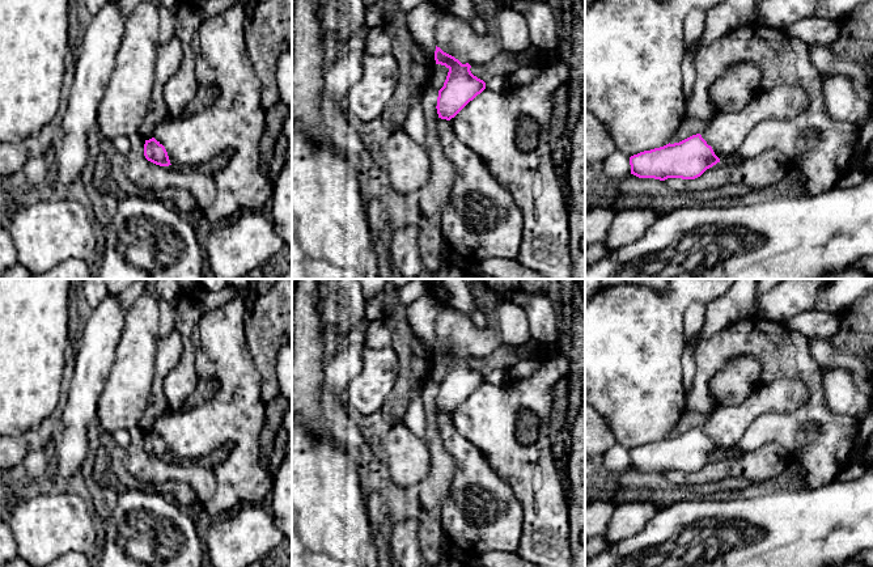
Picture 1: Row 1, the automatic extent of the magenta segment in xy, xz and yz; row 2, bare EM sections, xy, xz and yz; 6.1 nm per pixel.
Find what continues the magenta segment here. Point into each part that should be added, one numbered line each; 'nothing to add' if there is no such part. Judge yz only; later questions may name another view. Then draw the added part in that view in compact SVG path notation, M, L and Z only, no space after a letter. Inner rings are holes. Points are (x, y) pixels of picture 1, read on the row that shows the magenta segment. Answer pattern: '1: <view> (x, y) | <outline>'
nothing to add

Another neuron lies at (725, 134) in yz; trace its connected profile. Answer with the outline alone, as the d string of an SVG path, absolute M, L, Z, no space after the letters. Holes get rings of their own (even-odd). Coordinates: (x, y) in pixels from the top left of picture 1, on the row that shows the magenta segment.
M779 85L760 92L737 114L712 119L700 132L720 161L736 155L750 131L763 119L787 120L809 106L810 100L801 86Z

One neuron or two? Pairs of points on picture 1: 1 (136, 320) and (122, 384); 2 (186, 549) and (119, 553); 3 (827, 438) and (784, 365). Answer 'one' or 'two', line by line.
1: one
2: one
3: one

